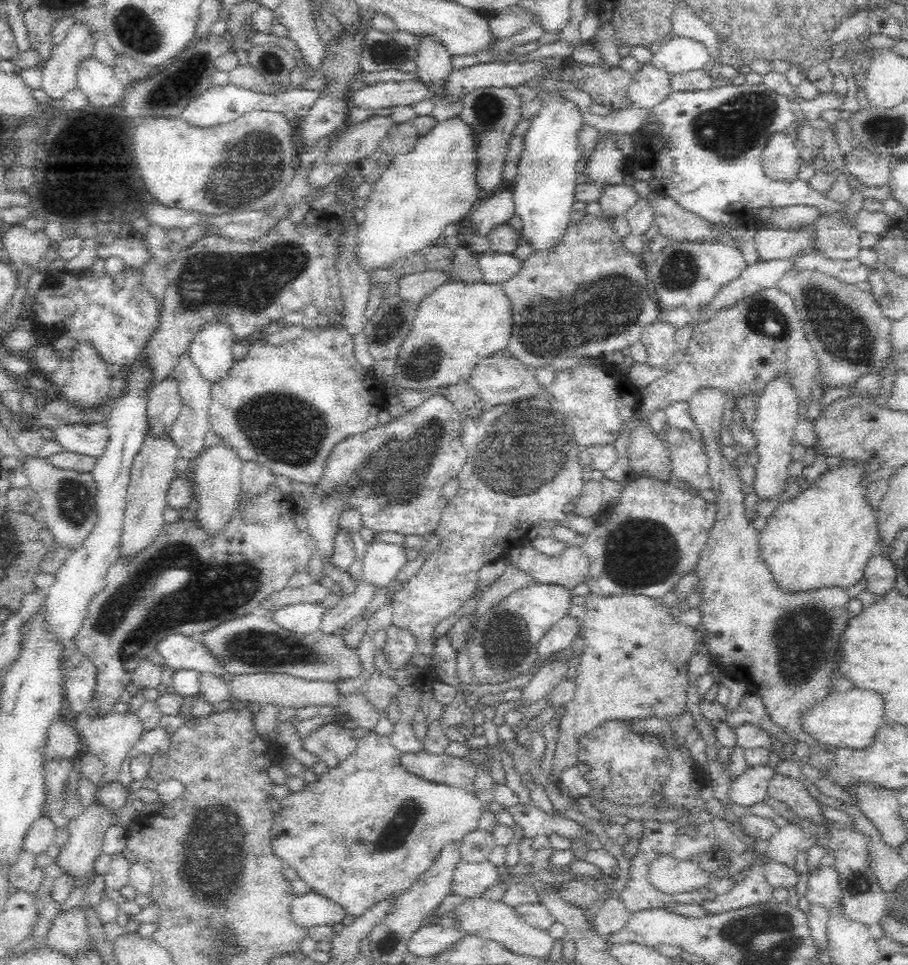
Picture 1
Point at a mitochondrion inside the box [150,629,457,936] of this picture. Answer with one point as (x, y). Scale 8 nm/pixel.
(210, 863)

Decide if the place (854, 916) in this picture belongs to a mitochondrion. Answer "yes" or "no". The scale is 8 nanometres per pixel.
no

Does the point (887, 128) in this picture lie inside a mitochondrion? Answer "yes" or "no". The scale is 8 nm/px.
yes

